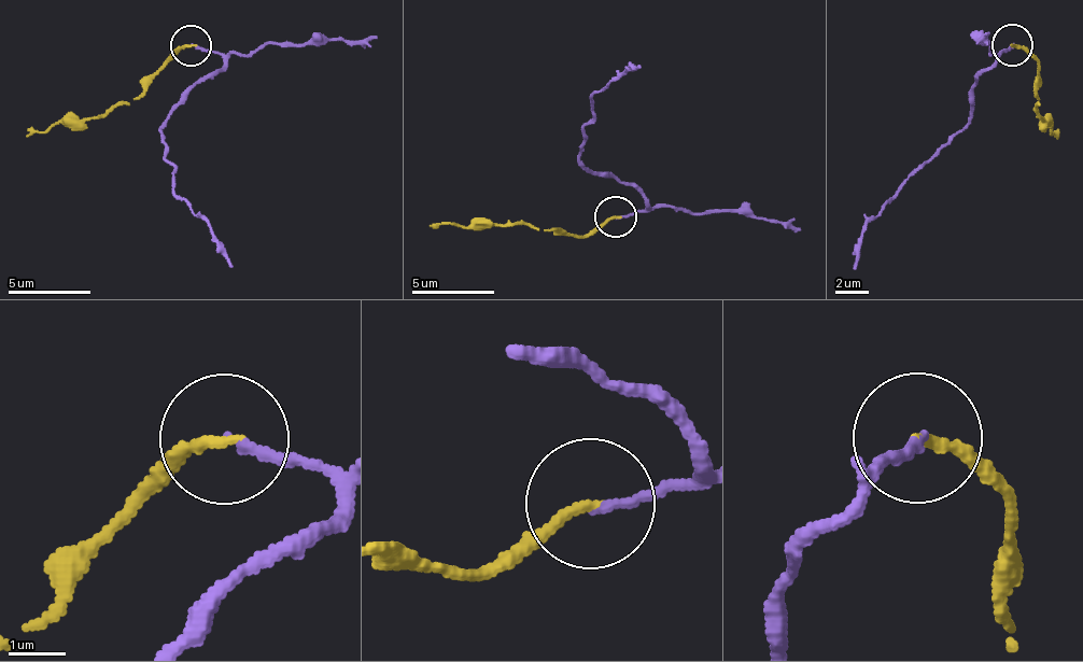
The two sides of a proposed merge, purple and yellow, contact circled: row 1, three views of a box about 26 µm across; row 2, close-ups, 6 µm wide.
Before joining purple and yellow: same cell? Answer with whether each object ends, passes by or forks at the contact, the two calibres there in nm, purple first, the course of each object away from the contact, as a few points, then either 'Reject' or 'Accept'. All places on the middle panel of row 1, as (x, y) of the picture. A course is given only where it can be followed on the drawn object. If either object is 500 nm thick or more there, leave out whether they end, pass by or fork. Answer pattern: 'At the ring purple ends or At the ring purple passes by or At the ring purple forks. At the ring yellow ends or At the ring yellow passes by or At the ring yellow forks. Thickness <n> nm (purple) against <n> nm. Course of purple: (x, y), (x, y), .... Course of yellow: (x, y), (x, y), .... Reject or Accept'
At the ring purple ends. At the ring yellow ends. Thickness 140 nm (purple) against 190 nm. Course of purple: (614, 217), (637, 213), (646, 200), (613, 175), (592, 171), (578, 145), (598, 90), (624, 69), (641, 65). Course of yellow: (614, 217), (587, 238), (507, 225), (447, 225), (432, 228). Reject

